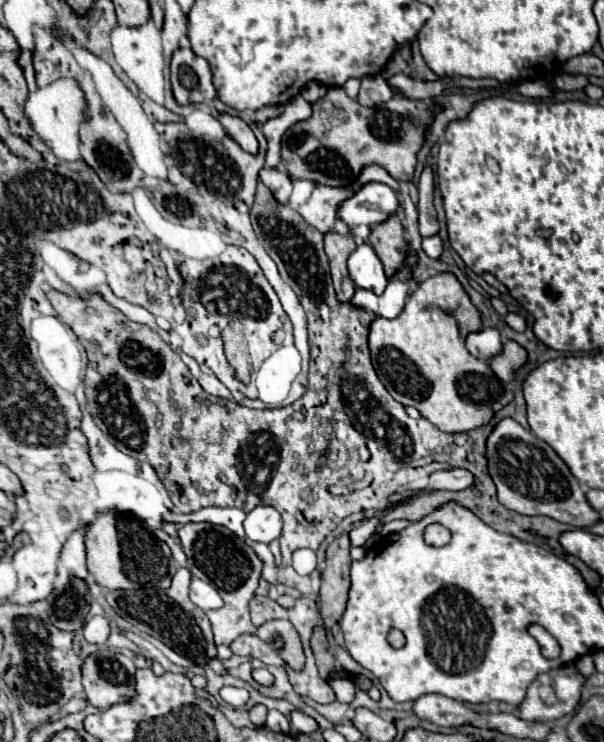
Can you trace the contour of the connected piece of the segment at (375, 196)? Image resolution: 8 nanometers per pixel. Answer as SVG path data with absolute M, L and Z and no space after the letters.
M371 182L365 184L353 198L341 204L339 216L349 228L355 228L359 224L375 226L397 214L397 208L399 208L397 192L385 184Z

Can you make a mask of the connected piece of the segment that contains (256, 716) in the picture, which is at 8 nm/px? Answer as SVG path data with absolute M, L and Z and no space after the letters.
M255 704L251 710L249 710L249 718L255 726L263 726L265 724L265 716L267 716L267 708L263 704Z

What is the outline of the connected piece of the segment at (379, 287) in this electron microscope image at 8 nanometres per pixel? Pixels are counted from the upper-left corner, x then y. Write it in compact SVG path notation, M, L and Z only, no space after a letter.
M369 244L357 246L357 250L347 260L349 278L357 288L365 288L375 292L377 296L383 294L387 286L387 276L383 272L383 264L379 262L375 250Z

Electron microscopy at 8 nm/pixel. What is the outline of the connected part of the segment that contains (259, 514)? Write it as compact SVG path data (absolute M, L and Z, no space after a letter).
M257 506L245 518L245 534L255 542L273 542L281 534L281 514L273 506Z

